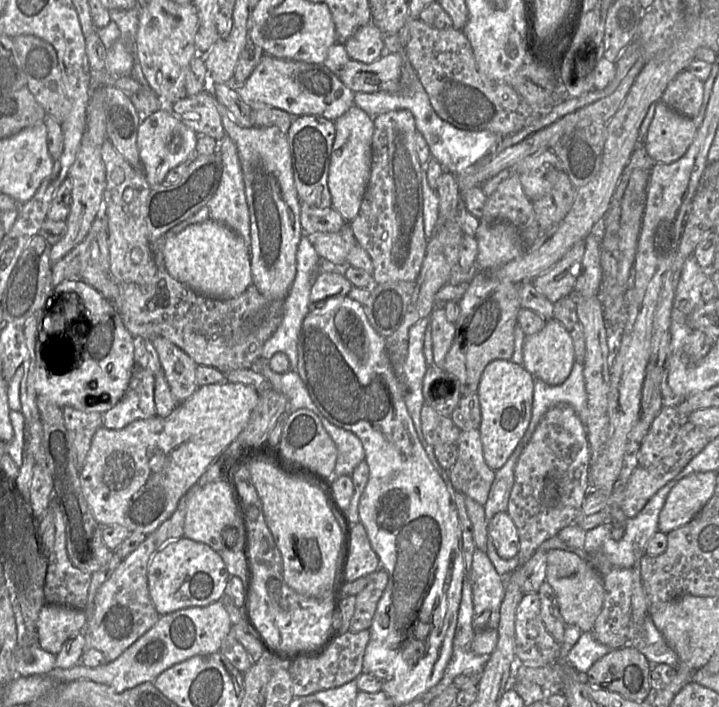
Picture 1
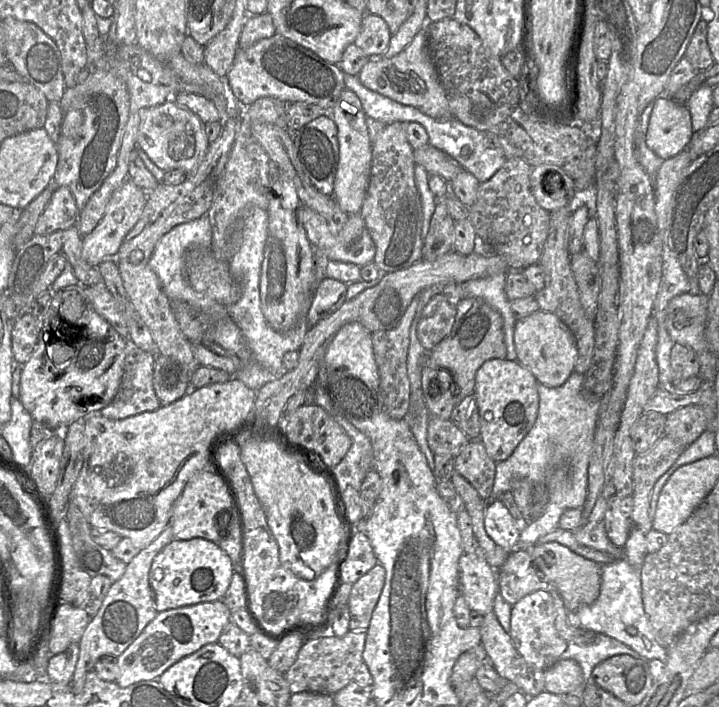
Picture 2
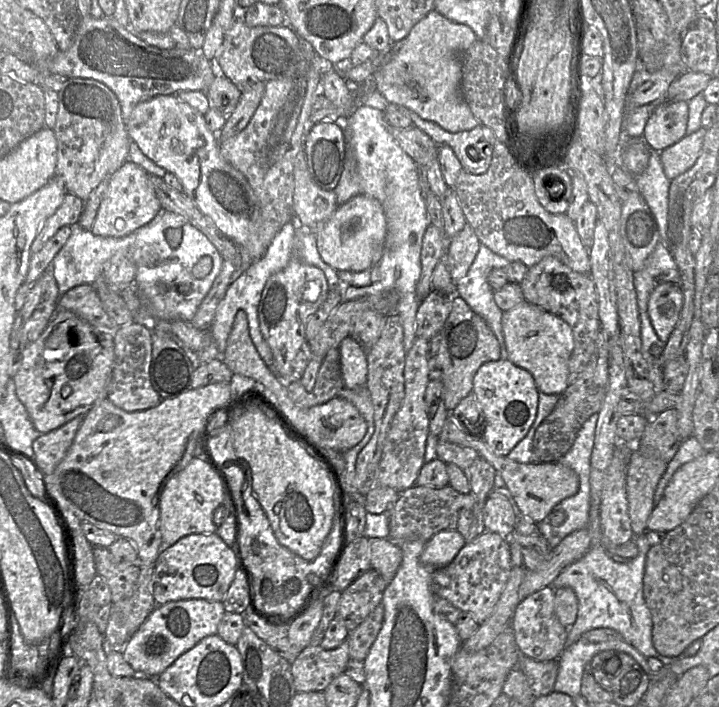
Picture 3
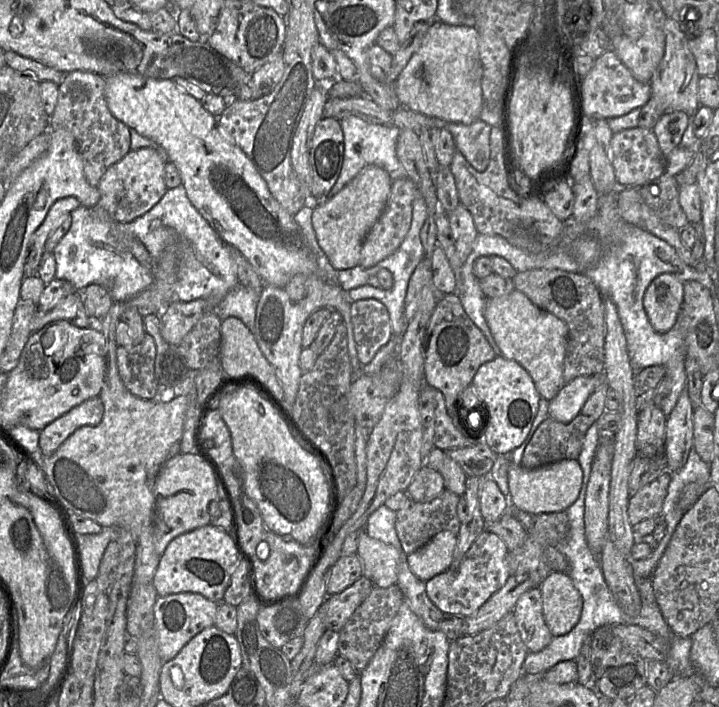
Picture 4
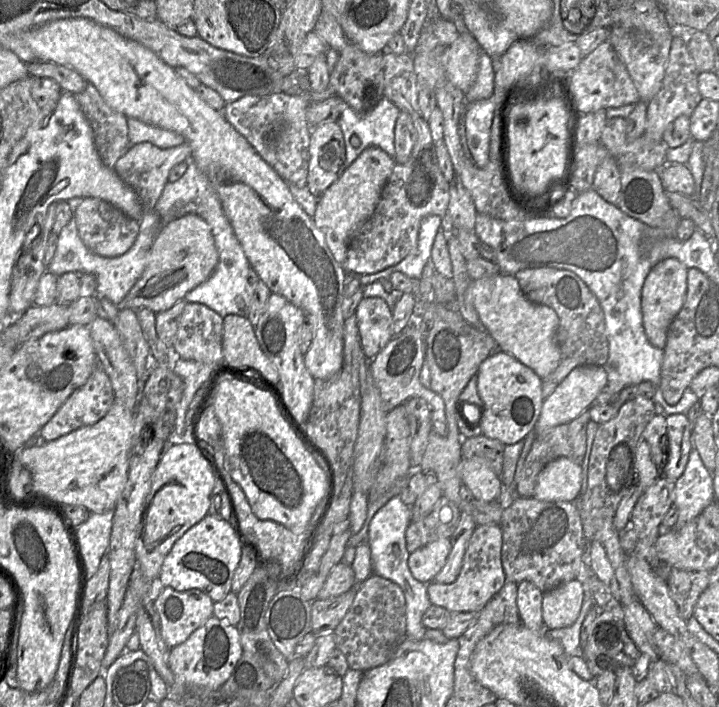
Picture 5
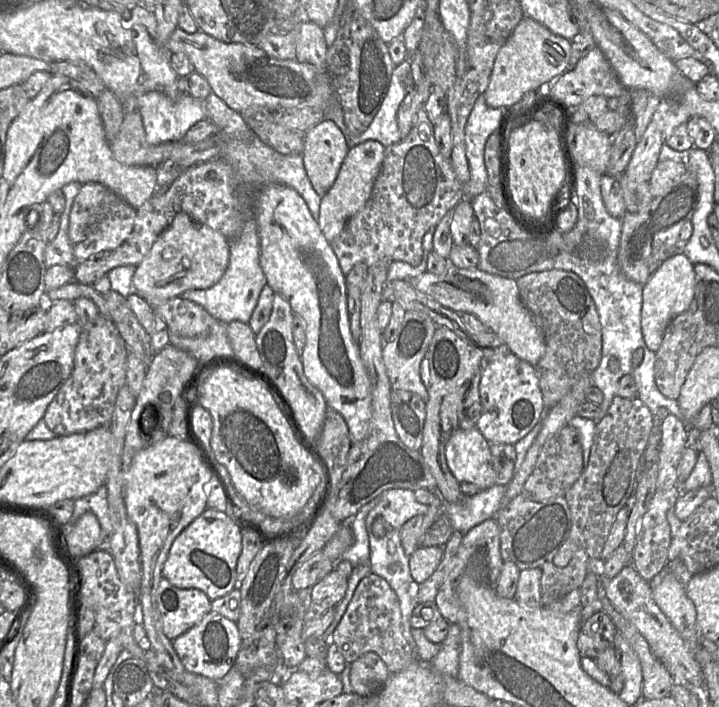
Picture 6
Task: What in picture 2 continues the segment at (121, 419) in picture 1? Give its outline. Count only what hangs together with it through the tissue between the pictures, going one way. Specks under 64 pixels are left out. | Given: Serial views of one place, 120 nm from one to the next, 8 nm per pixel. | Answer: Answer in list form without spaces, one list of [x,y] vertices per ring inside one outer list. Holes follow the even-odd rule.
[[[126,339],[123,374],[114,399],[100,414],[113,420],[157,410],[161,404],[153,388],[154,354]]]

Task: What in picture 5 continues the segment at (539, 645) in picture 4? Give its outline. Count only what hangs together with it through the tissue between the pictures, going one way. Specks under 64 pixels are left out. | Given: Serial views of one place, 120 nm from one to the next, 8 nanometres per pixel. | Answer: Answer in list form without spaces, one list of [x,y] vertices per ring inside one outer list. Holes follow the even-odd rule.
[[[522,581],[517,585],[516,604],[520,622],[528,629],[543,632],[543,593],[531,582]]]

